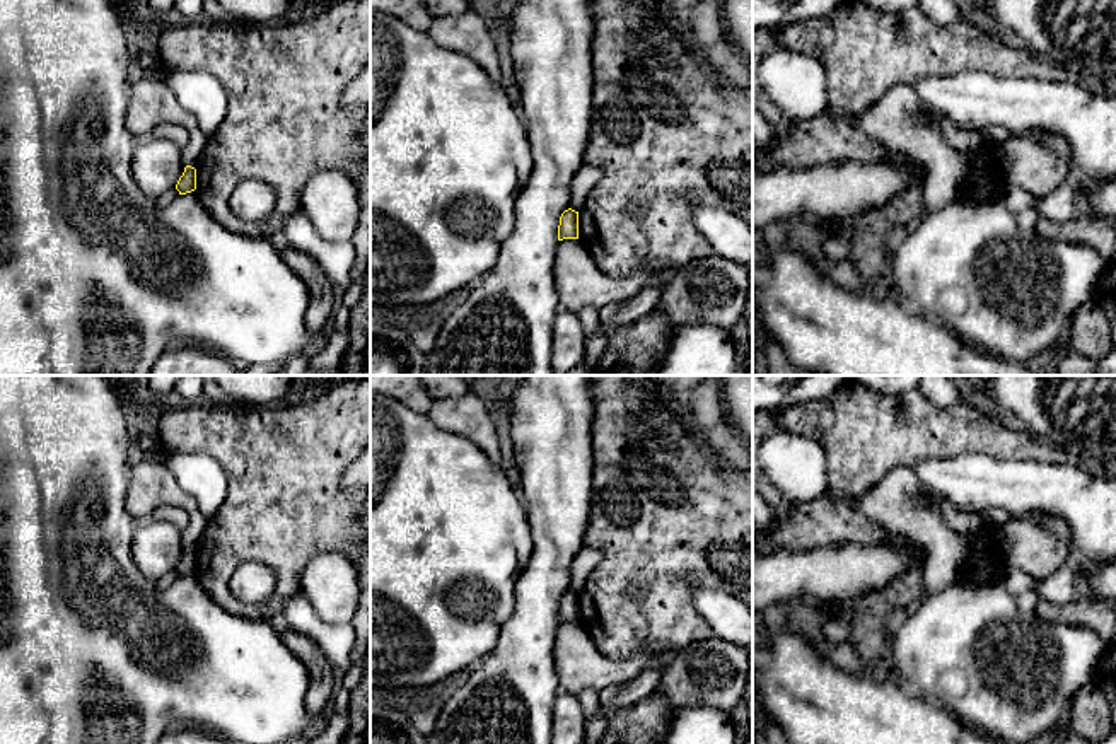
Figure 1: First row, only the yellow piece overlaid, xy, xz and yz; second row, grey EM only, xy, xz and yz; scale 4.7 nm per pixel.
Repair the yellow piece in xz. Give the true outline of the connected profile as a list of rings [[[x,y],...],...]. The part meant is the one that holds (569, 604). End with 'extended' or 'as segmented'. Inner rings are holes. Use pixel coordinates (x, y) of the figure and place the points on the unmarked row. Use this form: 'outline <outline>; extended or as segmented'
outline [[[568,590],[560,599],[558,623],[578,621],[578,594]]]; as segmented

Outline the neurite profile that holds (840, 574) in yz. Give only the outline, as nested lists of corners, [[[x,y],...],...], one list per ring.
[[[916,543],[846,544],[807,553],[763,553],[753,546],[753,621],[778,602],[853,601],[882,589],[916,561],[925,561],[925,551]]]

